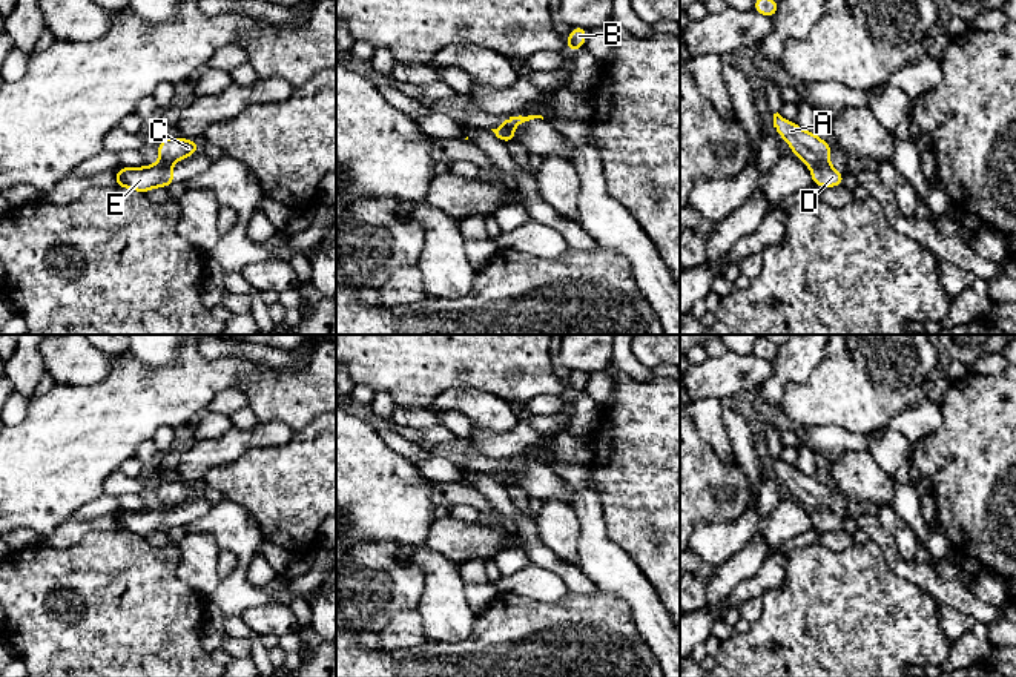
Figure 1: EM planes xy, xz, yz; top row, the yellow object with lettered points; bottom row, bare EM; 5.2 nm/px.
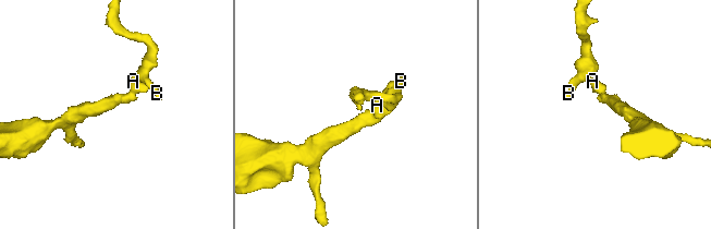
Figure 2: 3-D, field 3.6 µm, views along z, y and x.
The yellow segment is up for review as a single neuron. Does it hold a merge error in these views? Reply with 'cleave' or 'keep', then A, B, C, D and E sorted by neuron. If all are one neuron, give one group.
cleave | A B C / D E

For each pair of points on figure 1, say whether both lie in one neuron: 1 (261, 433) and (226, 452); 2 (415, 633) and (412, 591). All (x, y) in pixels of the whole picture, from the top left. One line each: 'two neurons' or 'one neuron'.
1: one neuron
2: two neurons

